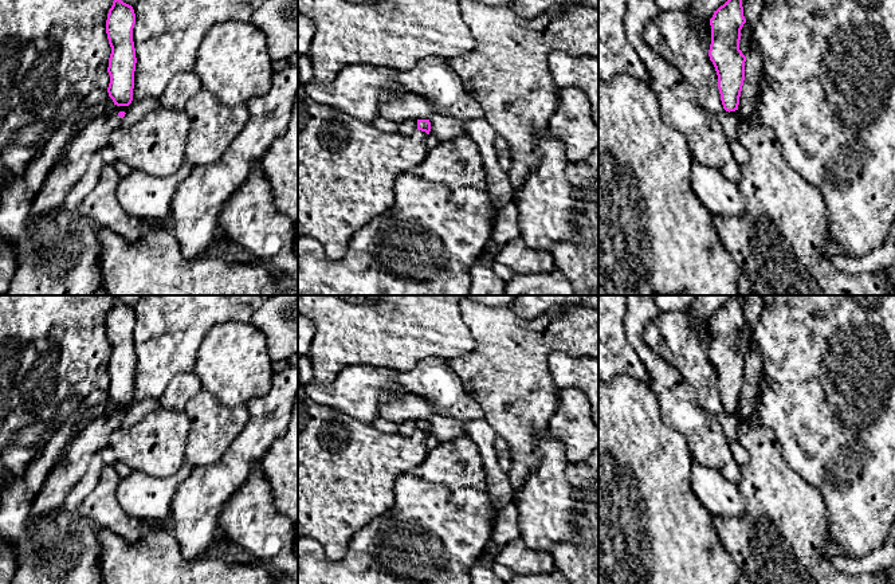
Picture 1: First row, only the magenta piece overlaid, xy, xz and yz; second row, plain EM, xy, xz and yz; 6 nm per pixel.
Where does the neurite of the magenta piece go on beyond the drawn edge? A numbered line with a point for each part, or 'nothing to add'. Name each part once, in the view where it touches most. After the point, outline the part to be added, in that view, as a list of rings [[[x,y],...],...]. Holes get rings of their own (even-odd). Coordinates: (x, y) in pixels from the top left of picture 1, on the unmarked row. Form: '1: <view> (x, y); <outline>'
1: xz (409, 427); [[[408,420],[399,423],[399,434],[403,435],[412,435],[417,431],[417,420]]]

